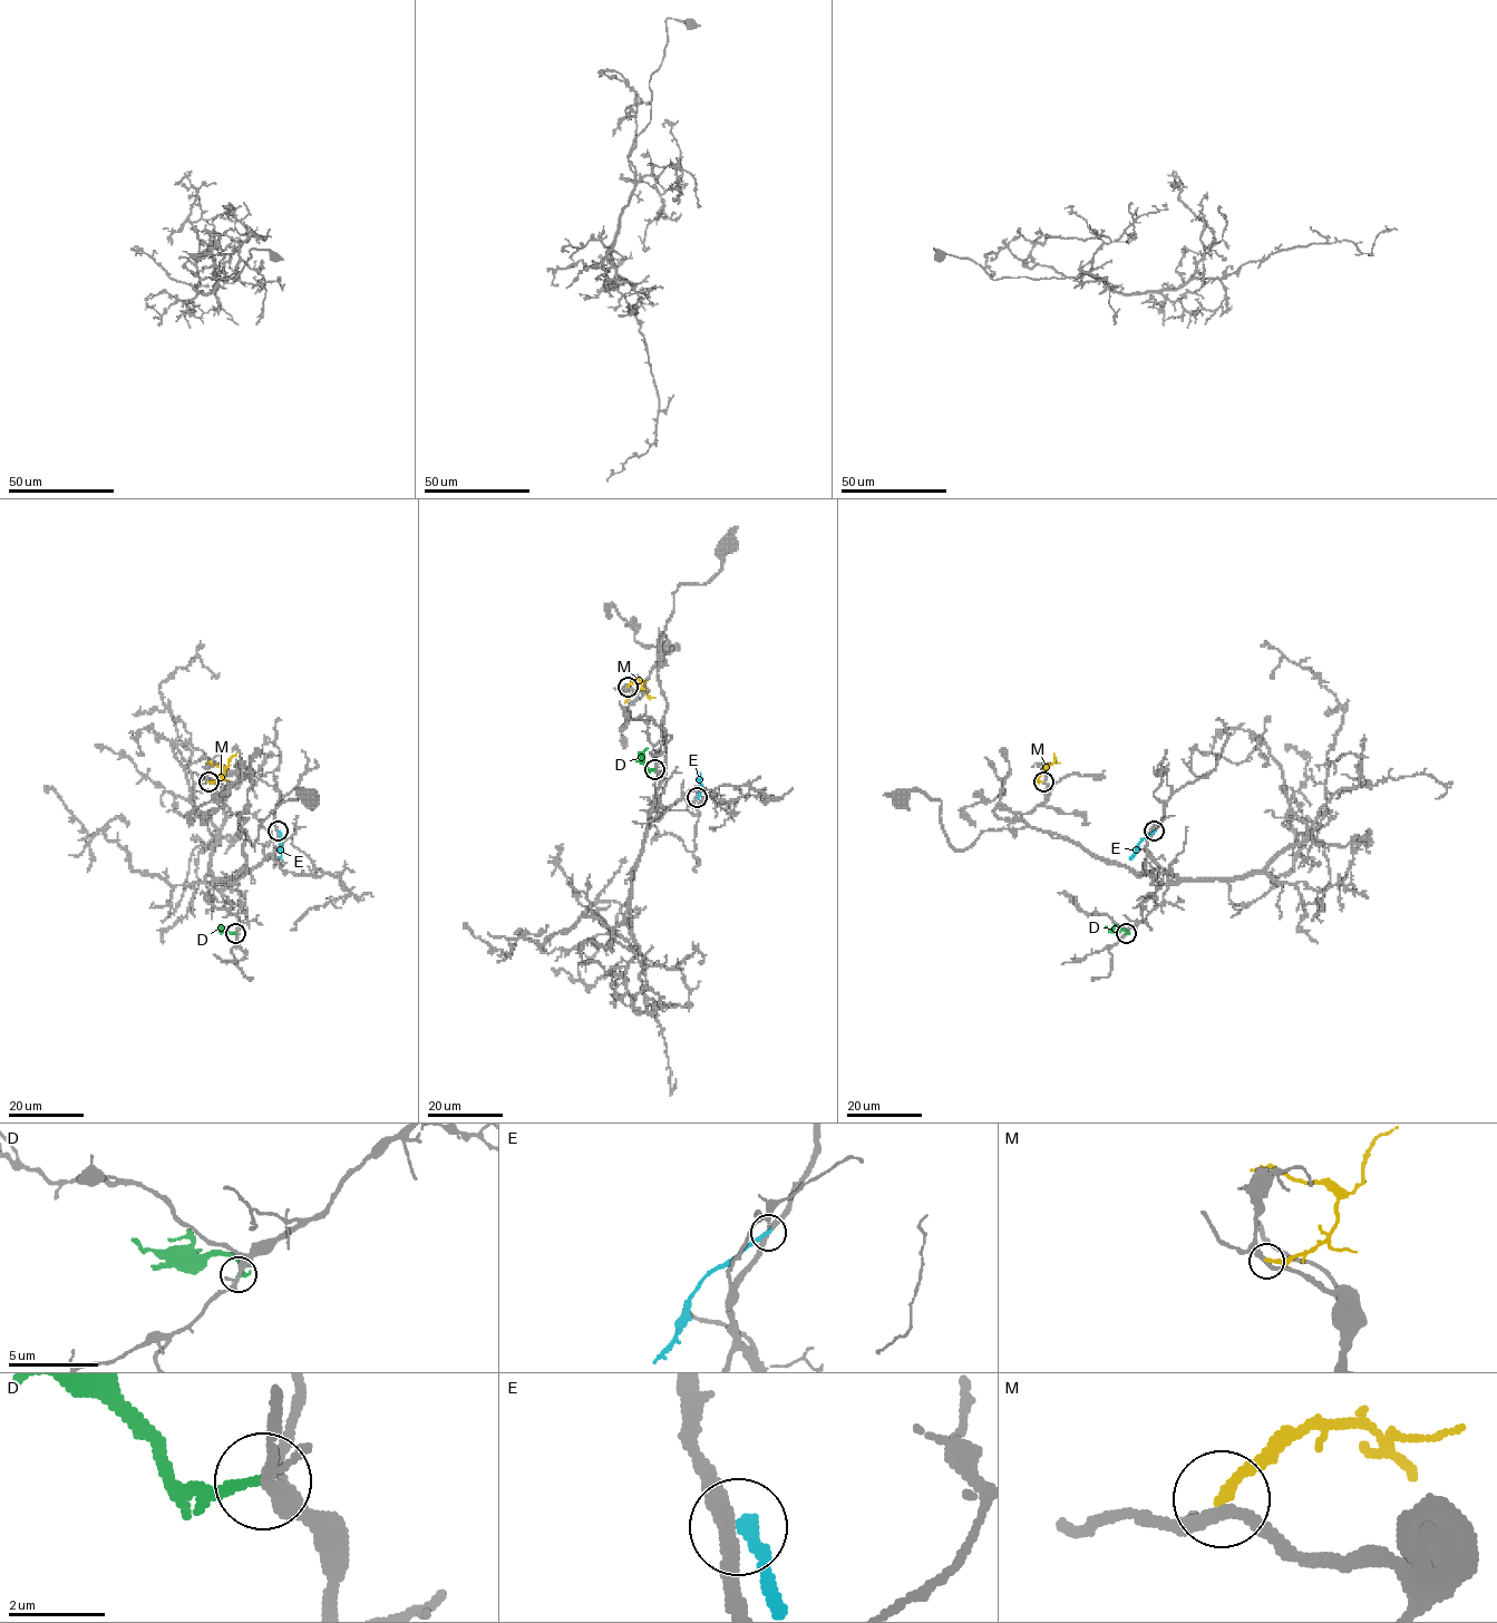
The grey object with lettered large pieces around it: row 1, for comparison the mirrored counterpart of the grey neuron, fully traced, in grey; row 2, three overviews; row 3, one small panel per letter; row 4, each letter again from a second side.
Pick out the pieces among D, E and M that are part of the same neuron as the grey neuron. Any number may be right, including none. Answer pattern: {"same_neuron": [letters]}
{"same_neuron": ["M"]}

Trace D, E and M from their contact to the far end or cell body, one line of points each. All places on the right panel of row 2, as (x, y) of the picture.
D: (1126, 933), (1123, 929), (1105, 926)
E: (1154, 831), (1141, 839), (1129, 858)
M: (1043, 783), (1038, 777), (1045, 768), (1059, 763)

